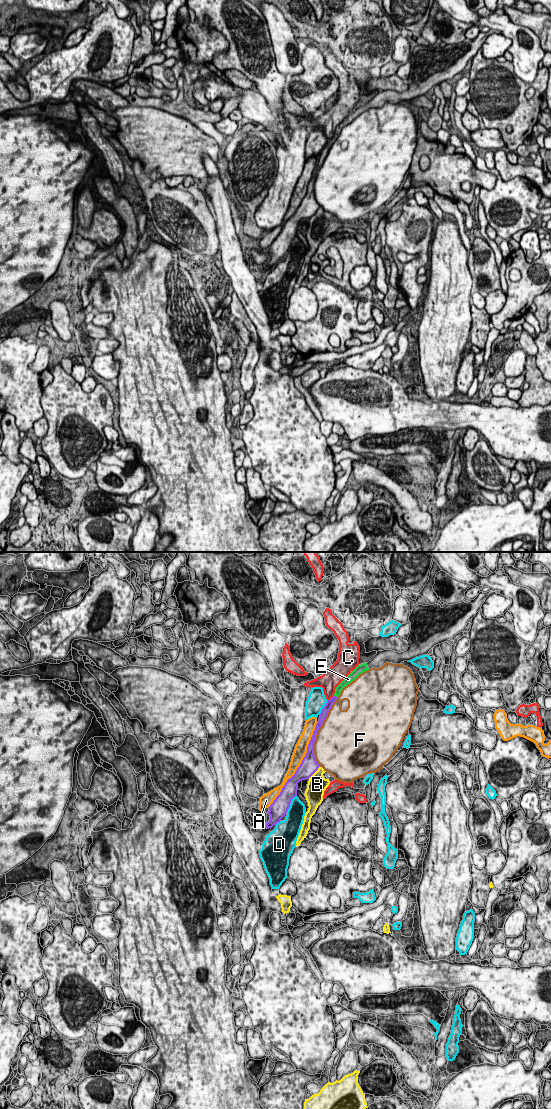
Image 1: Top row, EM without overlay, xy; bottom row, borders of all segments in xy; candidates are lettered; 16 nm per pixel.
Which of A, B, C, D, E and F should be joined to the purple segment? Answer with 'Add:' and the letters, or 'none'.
Add: E

